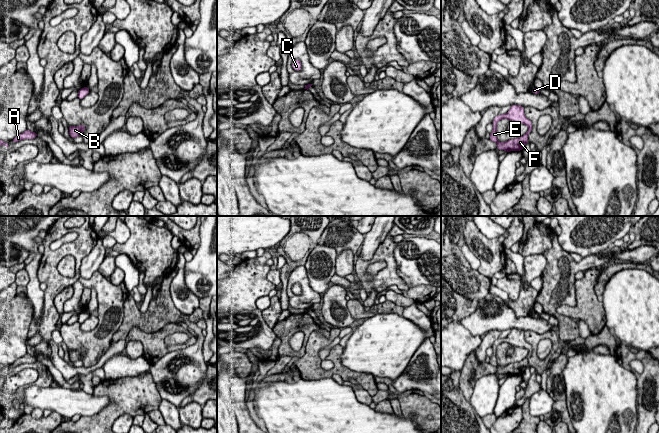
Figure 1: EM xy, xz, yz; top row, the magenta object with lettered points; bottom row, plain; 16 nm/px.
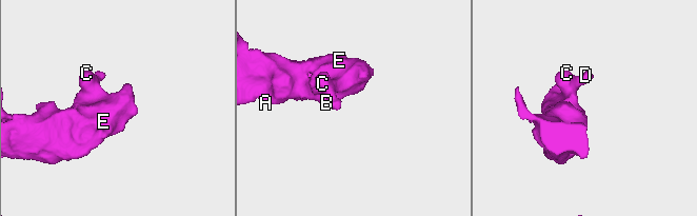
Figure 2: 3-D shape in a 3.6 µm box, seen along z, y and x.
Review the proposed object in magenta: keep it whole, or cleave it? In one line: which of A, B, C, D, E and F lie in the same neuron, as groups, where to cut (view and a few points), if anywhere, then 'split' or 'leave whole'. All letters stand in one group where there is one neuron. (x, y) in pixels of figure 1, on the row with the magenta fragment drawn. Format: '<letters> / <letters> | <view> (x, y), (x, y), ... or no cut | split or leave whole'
A B C D E F | no cut | leave whole

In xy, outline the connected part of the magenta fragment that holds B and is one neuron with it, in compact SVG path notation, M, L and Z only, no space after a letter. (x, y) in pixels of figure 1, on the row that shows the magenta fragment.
M84 124L79 126L68 126L68 128L69 128L69 135L71 138L79 137L85 131Z

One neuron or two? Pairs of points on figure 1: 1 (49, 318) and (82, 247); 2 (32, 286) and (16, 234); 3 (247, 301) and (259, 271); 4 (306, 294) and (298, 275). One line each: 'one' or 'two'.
1: one
2: one
3: one
4: one

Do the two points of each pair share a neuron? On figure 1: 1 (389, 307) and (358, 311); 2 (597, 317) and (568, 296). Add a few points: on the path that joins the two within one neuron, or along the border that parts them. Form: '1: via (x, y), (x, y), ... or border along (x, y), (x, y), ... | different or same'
1: via (381, 308), (366, 312) | same
2: border along (575, 279), (576, 304), (570, 307) | different

